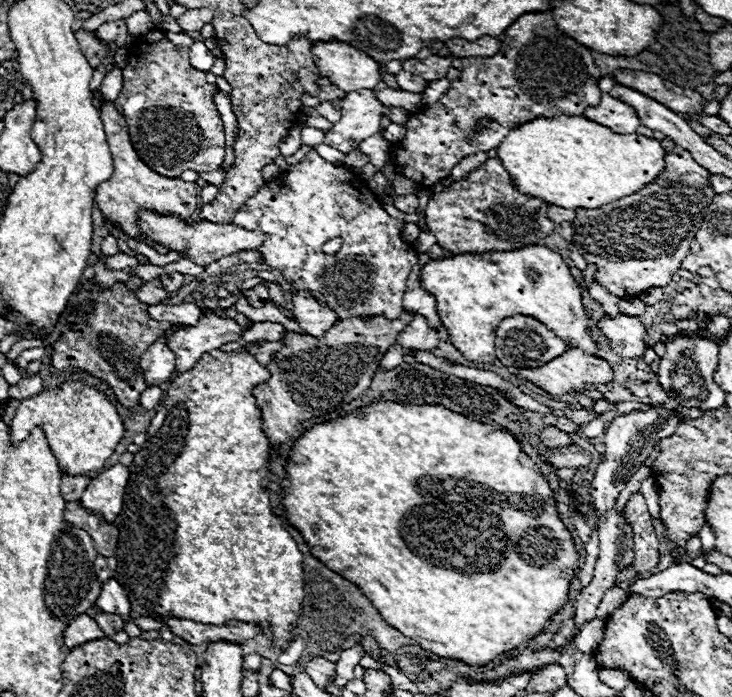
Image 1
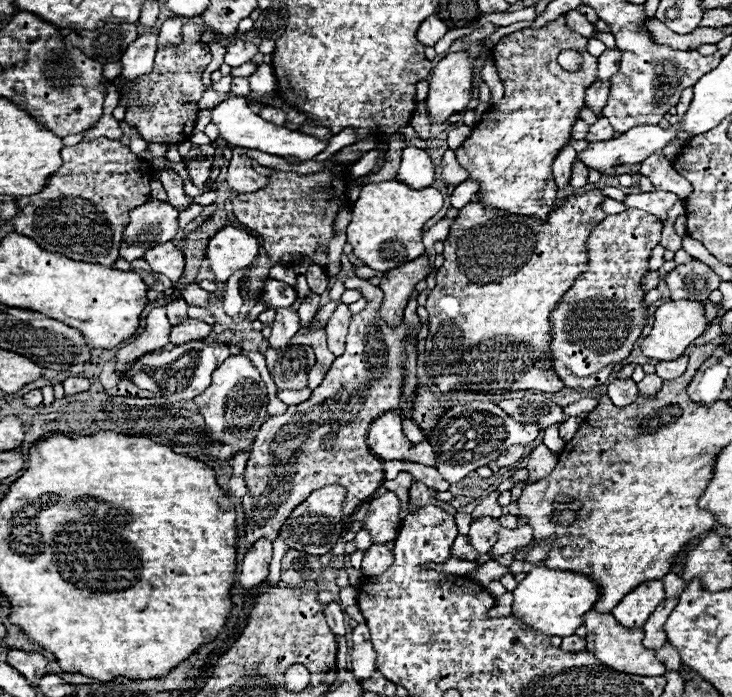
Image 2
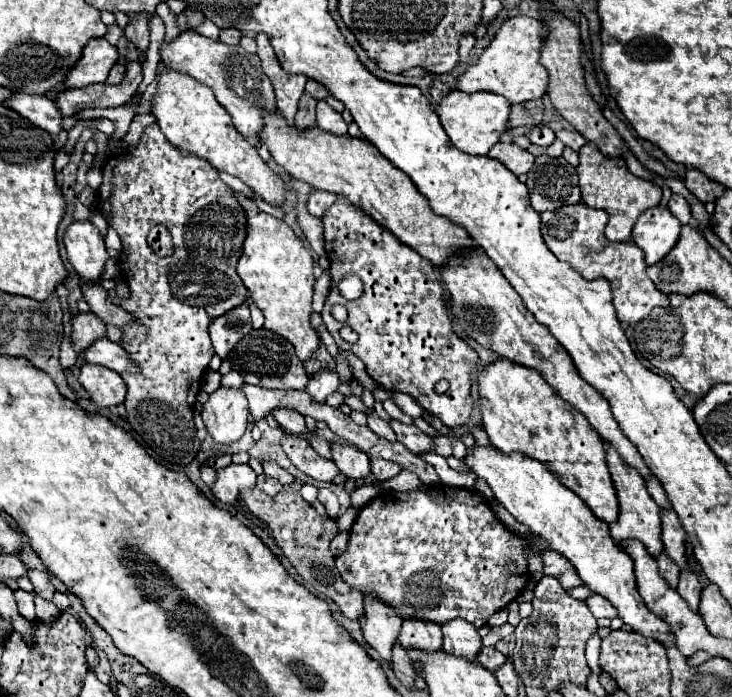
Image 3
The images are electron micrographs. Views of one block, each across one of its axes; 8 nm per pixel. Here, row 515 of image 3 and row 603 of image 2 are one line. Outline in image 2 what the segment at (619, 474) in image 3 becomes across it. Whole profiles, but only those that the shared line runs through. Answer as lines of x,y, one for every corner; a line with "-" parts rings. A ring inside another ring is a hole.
650,580
628,592
620,604
610,612
624,628
642,628
654,608
664,600
664,586
660,580

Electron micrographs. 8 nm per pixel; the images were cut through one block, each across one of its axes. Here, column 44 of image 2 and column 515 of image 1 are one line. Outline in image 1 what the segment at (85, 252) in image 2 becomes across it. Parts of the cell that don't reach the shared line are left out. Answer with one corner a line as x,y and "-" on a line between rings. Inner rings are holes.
488,158
462,180
432,194
424,214
426,226
444,250
450,250
452,254
484,254
542,244
556,228
556,224
548,220
548,208
548,202
518,192
500,158

